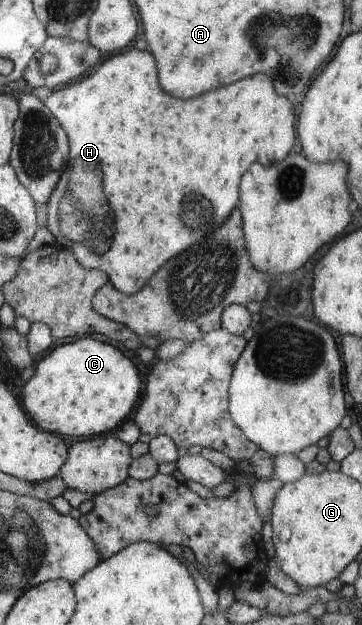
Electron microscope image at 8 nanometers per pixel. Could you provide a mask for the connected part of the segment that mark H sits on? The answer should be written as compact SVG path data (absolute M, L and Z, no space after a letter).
M136 48L121 52L122 54L109 55L107 59L104 59L104 66L99 66L100 70L96 69L96 74L88 74L86 78L79 79L70 86L56 88L44 102L44 106L47 106L52 116L56 117L69 140L66 168L45 207L47 208L46 227L56 237L56 245L67 246L85 267L105 272L116 290L129 295L143 289L150 278L156 274L156 270L170 256L176 256L184 248L190 248L194 242L202 240L208 232L212 232L216 226L227 221L227 218L234 213L232 208L239 204L238 186L240 186L242 174L248 170L252 162L260 162L261 165L266 166L266 162L274 164L278 160L284 160L296 144L298 128L294 126L298 126L298 121L294 116L294 106L288 102L286 96L280 96L274 90L272 78L268 74L254 74L252 78L244 78L240 82L234 82L232 86L222 86L220 90L210 90L208 94L200 94L200 98L180 100L166 94L160 88L158 78L156 78L156 62L150 52L142 52Z

